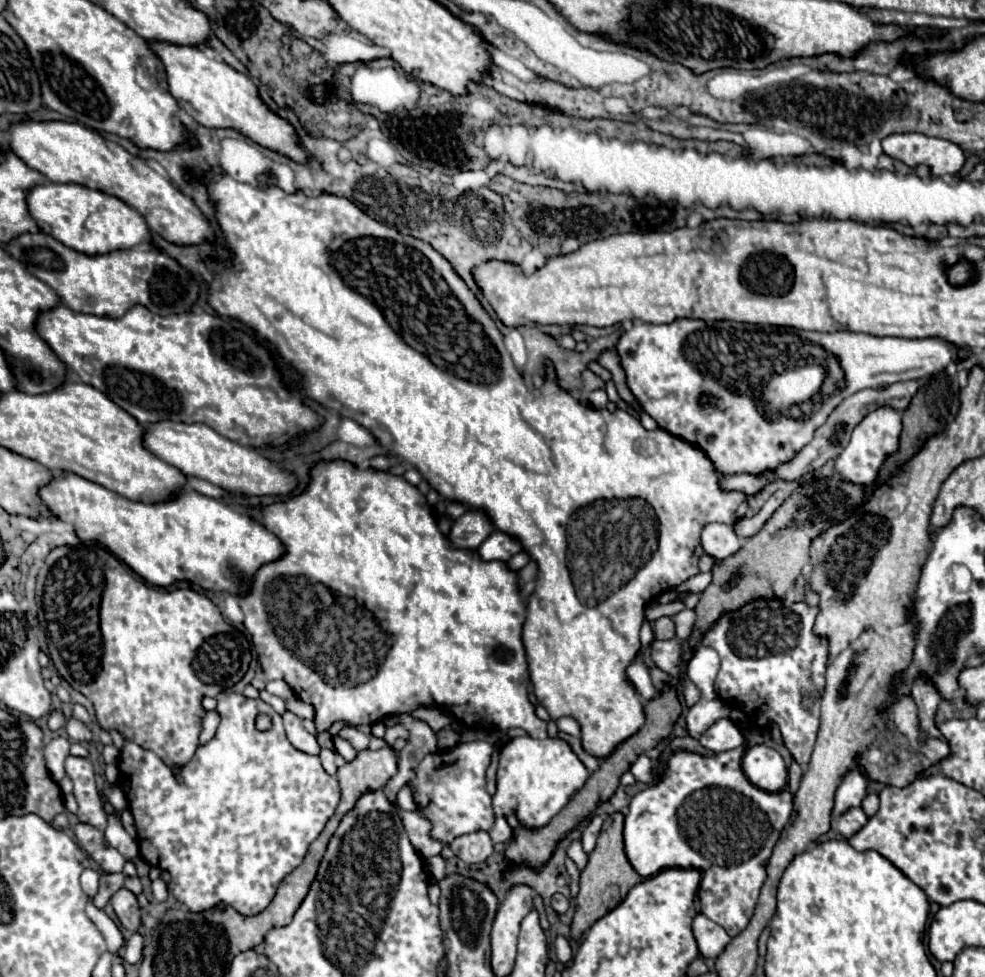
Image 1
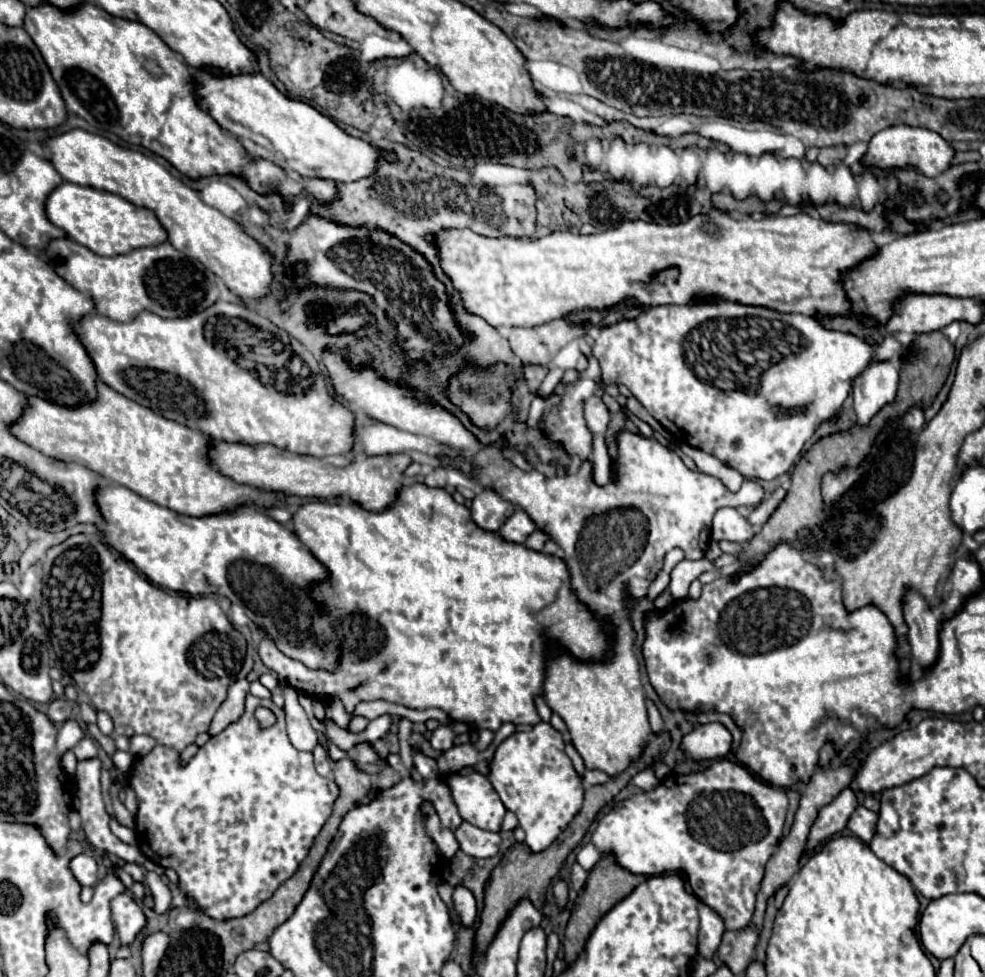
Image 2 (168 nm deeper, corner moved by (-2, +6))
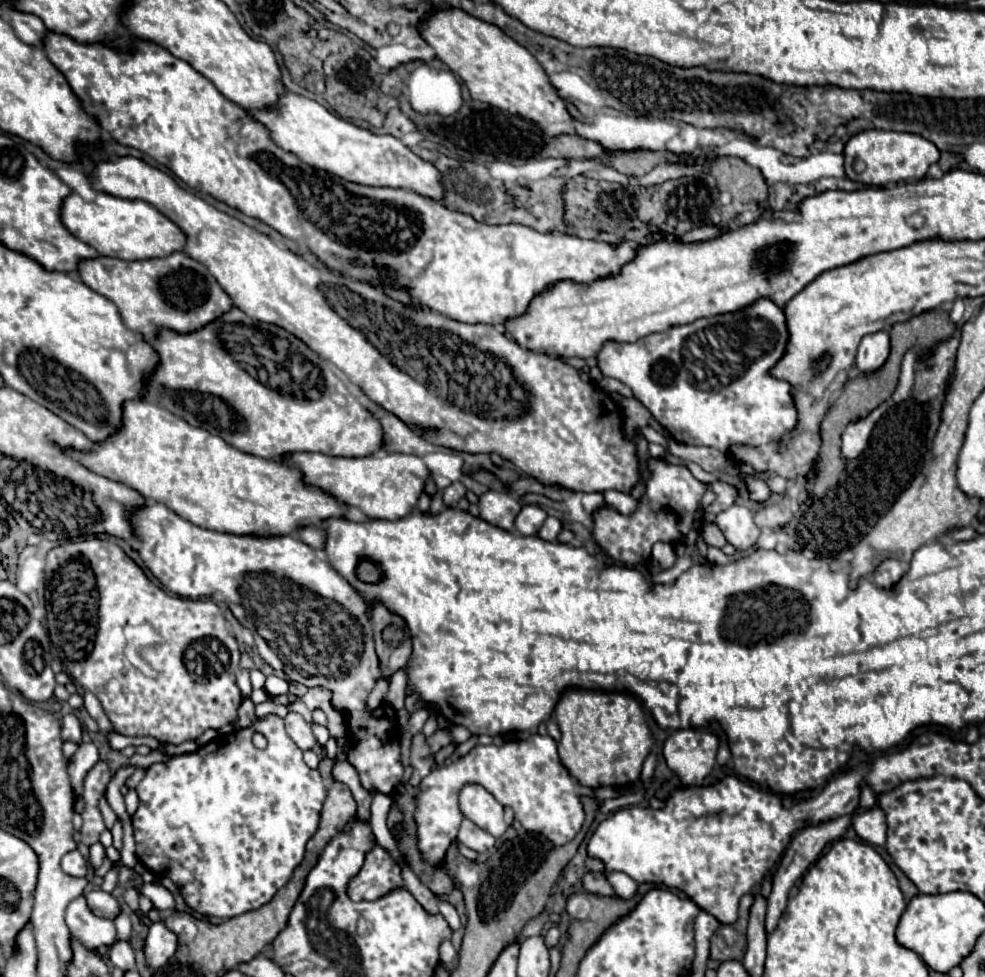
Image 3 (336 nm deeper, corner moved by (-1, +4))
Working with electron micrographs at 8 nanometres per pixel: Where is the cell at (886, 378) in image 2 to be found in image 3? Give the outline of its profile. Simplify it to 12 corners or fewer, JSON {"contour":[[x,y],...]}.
{"contour":[[886,330],[862,338],[854,368],[872,374],[890,356]]}

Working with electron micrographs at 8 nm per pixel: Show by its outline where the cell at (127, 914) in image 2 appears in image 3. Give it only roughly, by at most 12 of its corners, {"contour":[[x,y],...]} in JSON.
{"contour":[[104,890],[86,894],[90,910],[100,918],[116,920],[120,902]]}

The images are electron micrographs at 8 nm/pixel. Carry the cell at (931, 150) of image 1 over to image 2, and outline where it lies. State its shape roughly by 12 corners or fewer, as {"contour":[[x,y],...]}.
{"contour":[[927,128],[879,130],[863,166],[939,176],[955,150]]}

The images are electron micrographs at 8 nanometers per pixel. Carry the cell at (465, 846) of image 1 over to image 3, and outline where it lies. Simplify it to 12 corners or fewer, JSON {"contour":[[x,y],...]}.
{"contour":[[468,818],[462,820],[458,842],[486,852],[496,840]]}

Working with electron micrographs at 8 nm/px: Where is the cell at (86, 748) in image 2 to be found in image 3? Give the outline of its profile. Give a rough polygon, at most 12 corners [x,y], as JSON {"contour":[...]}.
{"contour":[[78,746],[68,762],[74,794],[82,794],[86,772],[98,762],[98,748]]}

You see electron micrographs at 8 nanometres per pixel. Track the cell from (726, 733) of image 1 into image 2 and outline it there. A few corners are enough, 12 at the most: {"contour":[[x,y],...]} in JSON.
{"contour":[[719,722],[697,726],[679,748],[693,760],[723,758],[731,734]]}

